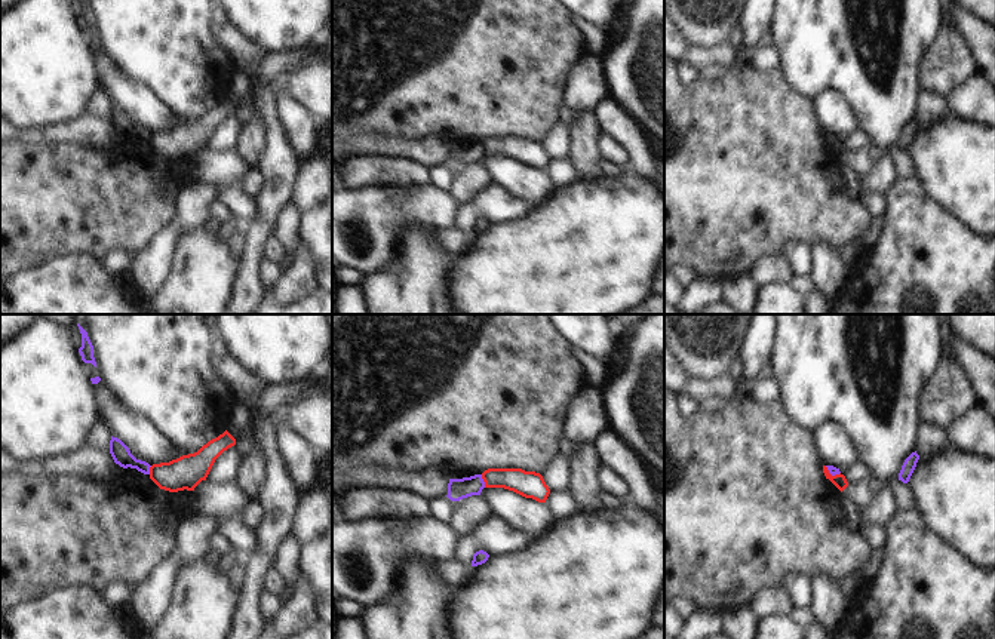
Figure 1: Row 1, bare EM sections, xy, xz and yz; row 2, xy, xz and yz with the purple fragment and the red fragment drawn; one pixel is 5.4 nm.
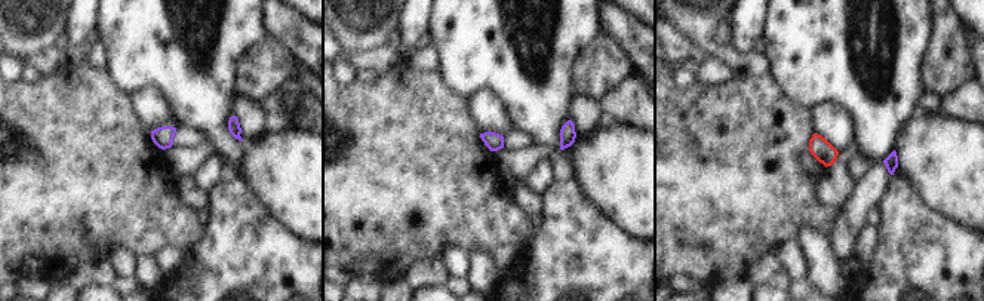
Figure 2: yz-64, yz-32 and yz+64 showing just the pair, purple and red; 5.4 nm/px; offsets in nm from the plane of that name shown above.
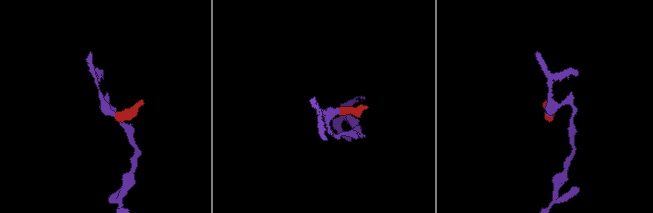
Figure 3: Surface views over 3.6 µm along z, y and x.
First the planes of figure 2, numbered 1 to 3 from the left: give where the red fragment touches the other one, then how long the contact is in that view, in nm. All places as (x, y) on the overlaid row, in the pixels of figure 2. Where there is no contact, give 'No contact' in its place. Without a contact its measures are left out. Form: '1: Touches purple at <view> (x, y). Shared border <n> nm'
1: No contact
2: No contact
3: No contact.

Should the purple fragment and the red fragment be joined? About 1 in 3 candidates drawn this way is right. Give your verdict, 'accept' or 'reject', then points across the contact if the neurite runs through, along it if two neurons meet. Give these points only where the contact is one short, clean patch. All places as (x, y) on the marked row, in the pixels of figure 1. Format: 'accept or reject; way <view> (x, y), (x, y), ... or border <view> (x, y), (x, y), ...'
reject; border xz (481, 475), (485, 487)

